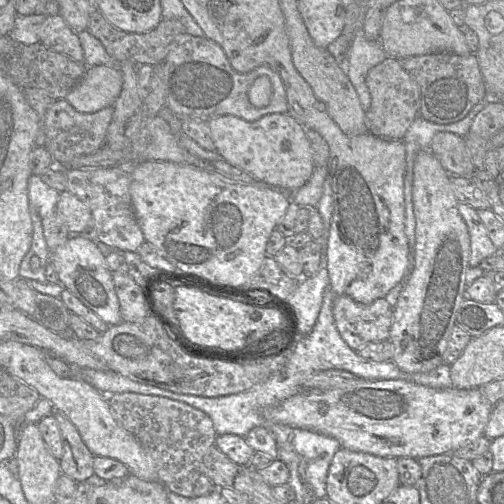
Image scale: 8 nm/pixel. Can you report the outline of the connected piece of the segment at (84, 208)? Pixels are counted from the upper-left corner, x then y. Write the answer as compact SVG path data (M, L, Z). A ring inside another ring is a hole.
M68 190L60 192L56 211L70 234L86 233L91 228L90 208Z

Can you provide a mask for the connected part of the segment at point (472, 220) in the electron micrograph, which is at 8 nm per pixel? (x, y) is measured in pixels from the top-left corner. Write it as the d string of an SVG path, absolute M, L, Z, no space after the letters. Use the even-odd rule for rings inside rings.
M459 203L458 211L465 221L470 235L470 266L478 267L482 260L500 253L490 240L486 227L478 216L477 210L471 206Z

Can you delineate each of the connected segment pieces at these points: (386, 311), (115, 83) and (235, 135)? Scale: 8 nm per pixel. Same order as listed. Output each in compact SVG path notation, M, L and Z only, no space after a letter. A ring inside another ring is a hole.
M340 295L334 300L333 316L342 339L357 351L368 343L389 340L393 309L385 298L362 304Z
M114 63L89 67L65 100L79 112L93 113L112 107L121 93L122 84L121 72Z
M272 113L248 122L222 115L208 122L216 152L229 164L282 191L296 191L312 176L315 164L306 128L288 113Z

